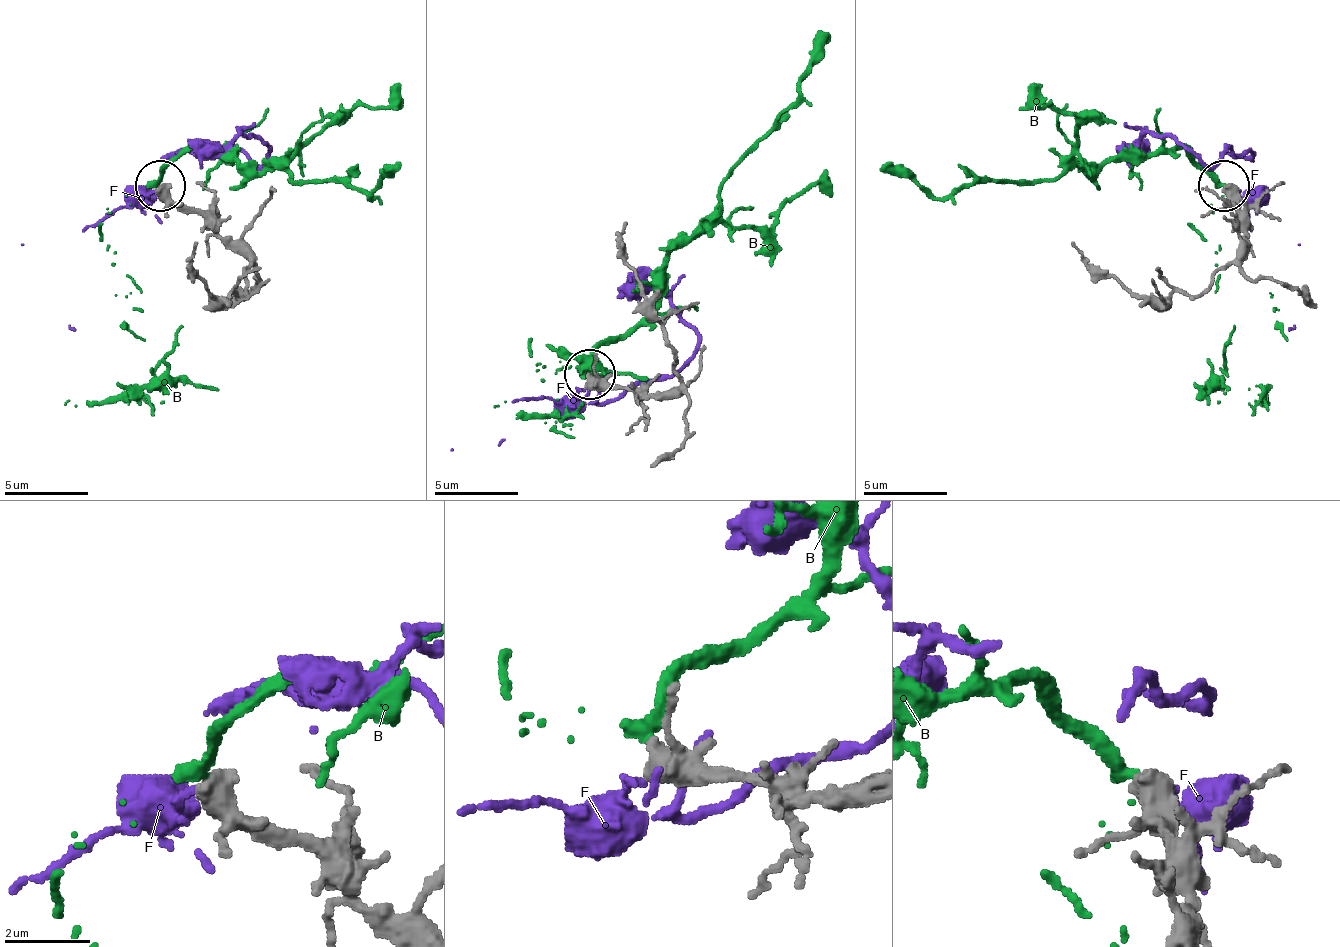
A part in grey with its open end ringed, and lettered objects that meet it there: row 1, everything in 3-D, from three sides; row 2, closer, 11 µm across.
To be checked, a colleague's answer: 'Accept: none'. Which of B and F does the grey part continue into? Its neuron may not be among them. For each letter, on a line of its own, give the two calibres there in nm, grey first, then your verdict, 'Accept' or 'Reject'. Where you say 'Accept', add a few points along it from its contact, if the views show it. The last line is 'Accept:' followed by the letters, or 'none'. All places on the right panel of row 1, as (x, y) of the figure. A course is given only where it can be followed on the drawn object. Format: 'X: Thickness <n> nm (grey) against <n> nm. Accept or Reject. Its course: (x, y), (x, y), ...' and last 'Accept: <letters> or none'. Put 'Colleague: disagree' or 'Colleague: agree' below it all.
B: Thickness 650 nm (grey) against 400 nm. Accept. Its course: (1225, 184), (1195, 226), (1229, 264), (1225, 395), (1258, 404)
F: Thickness 650 nm (grey) against 260 nm. Reject
Accept: B
Colleague: disagree

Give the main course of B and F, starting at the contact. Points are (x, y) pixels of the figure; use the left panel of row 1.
B: (159, 184), (100, 226), (112, 264), (176, 328), (155, 370), (163, 395), (66, 404)
F: (155, 193), (159, 163), (180, 150), (268, 155), (239, 134), (188, 138)

